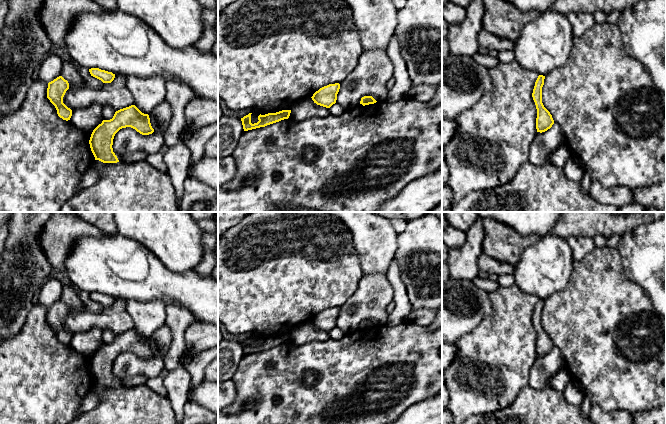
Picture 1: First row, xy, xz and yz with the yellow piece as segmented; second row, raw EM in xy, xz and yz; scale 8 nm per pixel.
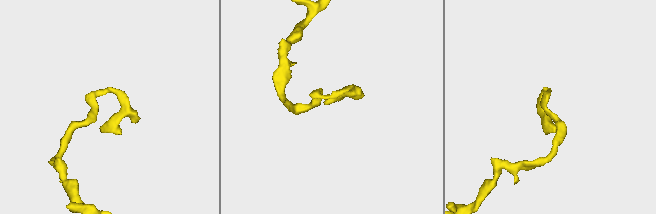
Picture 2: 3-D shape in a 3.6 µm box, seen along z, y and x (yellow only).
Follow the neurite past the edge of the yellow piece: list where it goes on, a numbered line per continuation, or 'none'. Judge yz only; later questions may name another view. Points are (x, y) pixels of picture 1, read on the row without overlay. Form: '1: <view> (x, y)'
none

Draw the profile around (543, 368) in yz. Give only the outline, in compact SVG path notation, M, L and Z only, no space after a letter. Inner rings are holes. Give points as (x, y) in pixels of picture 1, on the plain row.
M554 346L552 351L545 356L536 356L530 369L528 385L540 390L548 385L548 380L561 369L562 354Z

